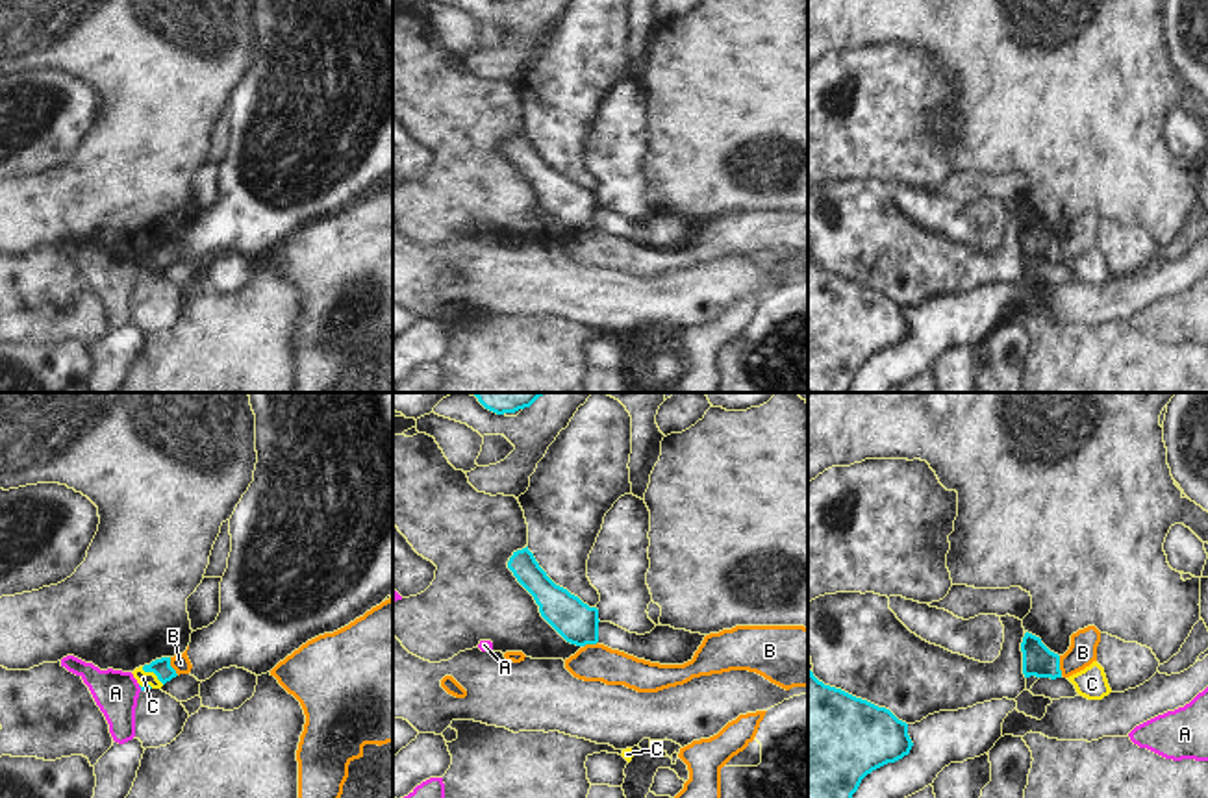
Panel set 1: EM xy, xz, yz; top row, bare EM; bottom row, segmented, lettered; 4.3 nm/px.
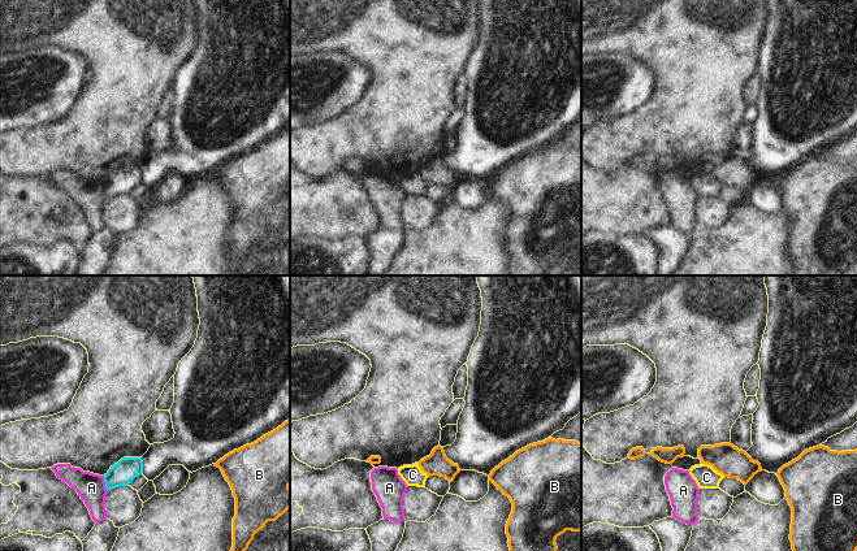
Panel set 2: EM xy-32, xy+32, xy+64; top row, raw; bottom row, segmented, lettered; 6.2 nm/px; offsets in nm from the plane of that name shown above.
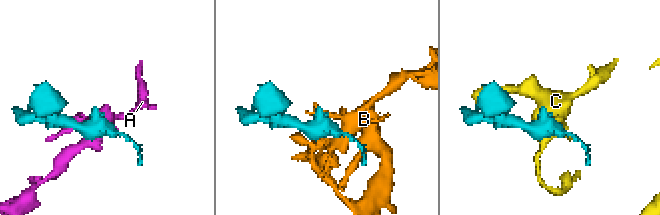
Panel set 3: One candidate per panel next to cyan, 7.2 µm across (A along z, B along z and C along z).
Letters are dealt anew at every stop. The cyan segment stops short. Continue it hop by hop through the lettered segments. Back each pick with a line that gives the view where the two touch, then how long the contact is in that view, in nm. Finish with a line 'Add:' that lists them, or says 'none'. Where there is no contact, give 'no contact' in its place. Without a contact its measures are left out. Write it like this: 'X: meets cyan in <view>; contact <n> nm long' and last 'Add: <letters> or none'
Add: none

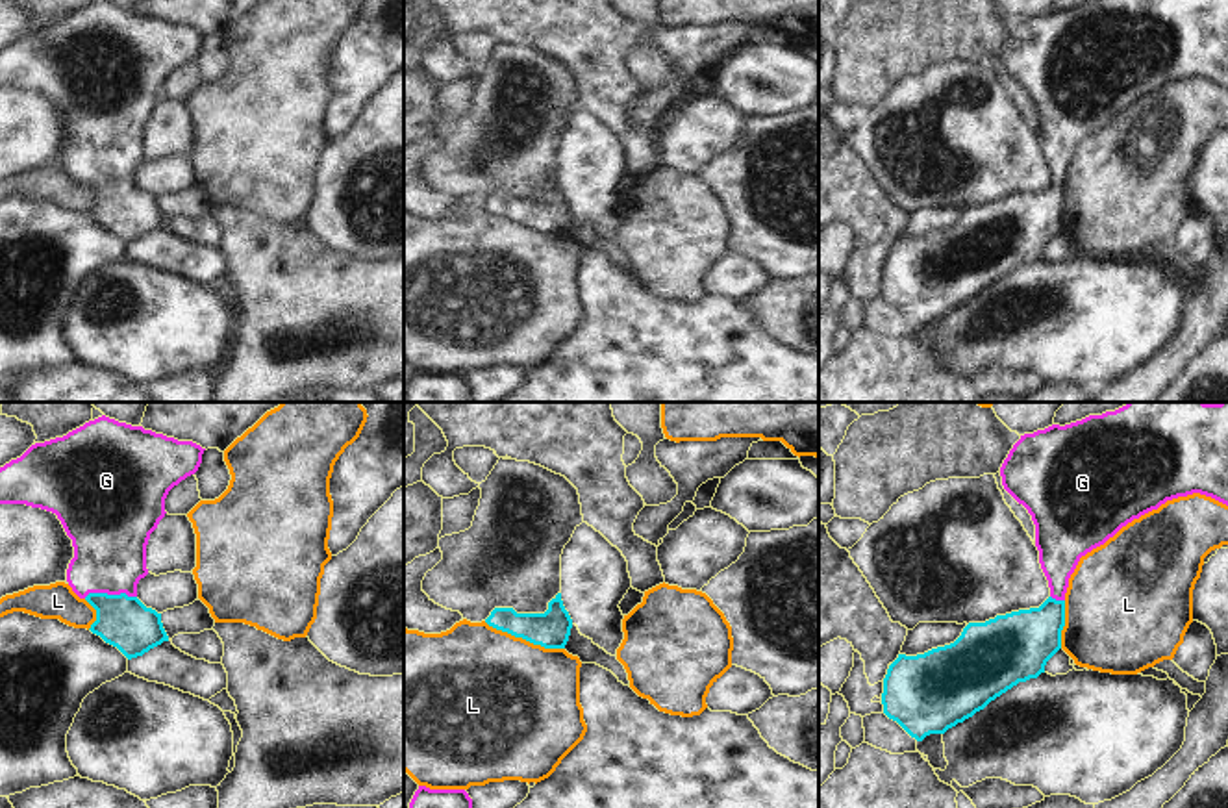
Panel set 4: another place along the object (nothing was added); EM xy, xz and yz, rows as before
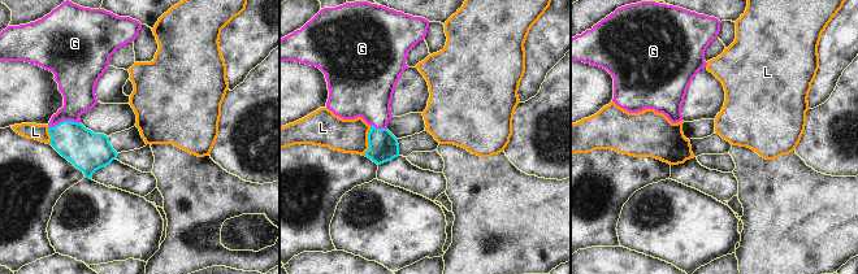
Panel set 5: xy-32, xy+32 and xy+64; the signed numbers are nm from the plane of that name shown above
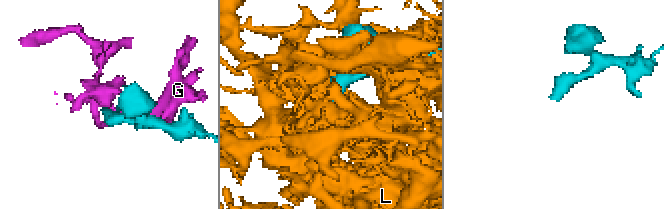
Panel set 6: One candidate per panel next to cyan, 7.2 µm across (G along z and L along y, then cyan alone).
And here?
G: meets cyan in xy; contact 240 nm long
Add: G

